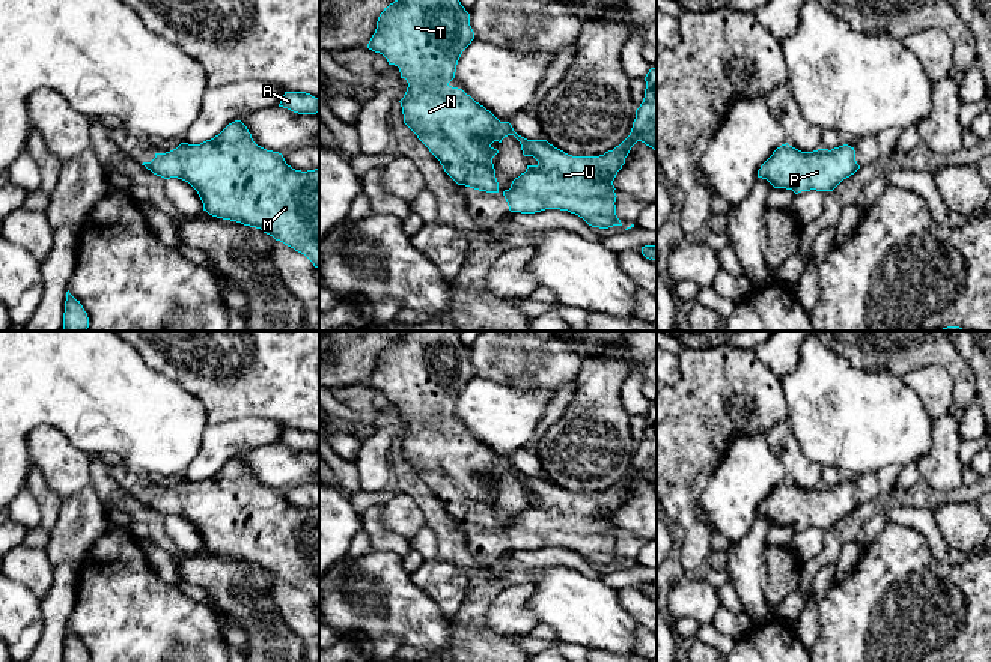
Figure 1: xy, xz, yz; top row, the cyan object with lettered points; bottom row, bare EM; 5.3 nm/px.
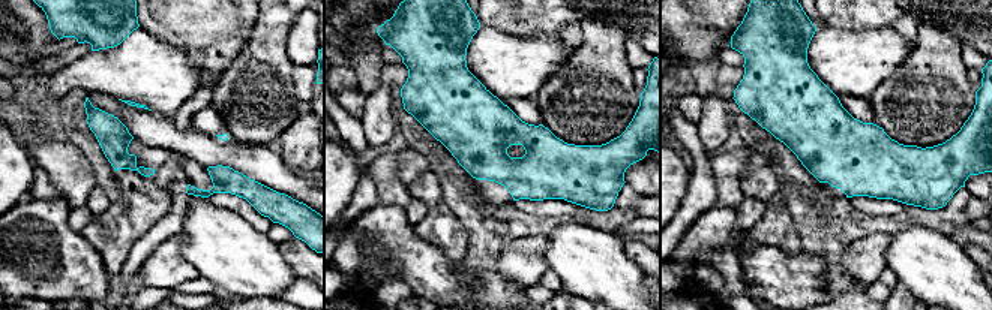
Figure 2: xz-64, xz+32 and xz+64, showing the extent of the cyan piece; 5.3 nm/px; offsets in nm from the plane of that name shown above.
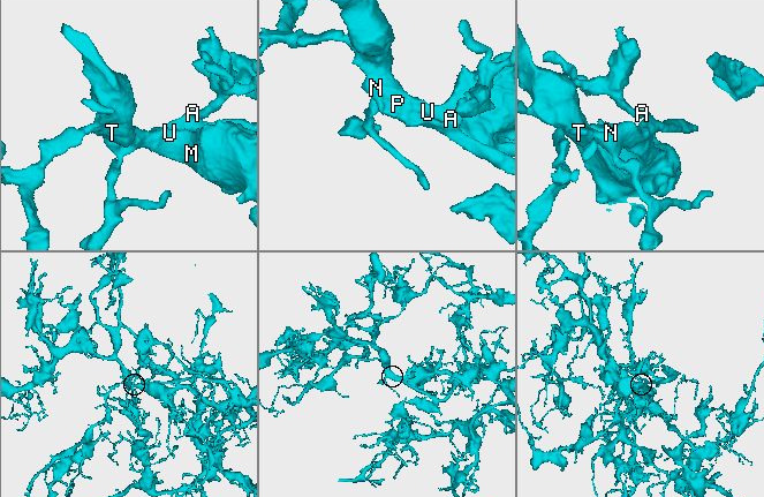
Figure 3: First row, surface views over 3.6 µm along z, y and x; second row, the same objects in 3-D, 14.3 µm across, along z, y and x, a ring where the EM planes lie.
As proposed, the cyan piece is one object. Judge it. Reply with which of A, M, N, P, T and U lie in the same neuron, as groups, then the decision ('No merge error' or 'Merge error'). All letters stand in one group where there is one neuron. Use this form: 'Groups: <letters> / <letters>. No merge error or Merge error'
Groups: A M N P T U. No merge error

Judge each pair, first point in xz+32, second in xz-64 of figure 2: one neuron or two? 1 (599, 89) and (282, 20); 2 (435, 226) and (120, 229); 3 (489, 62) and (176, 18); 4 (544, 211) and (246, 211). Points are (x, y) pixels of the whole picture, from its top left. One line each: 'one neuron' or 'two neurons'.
1: one neuron
2: one neuron
3: two neurons
4: one neuron

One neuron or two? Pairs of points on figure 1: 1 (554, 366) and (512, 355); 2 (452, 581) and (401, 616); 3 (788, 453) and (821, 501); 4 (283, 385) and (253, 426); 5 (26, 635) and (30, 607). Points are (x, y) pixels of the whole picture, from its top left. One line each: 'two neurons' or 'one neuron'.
1: one neuron
2: two neurons
3: two neurons
4: two neurons
5: one neuron

